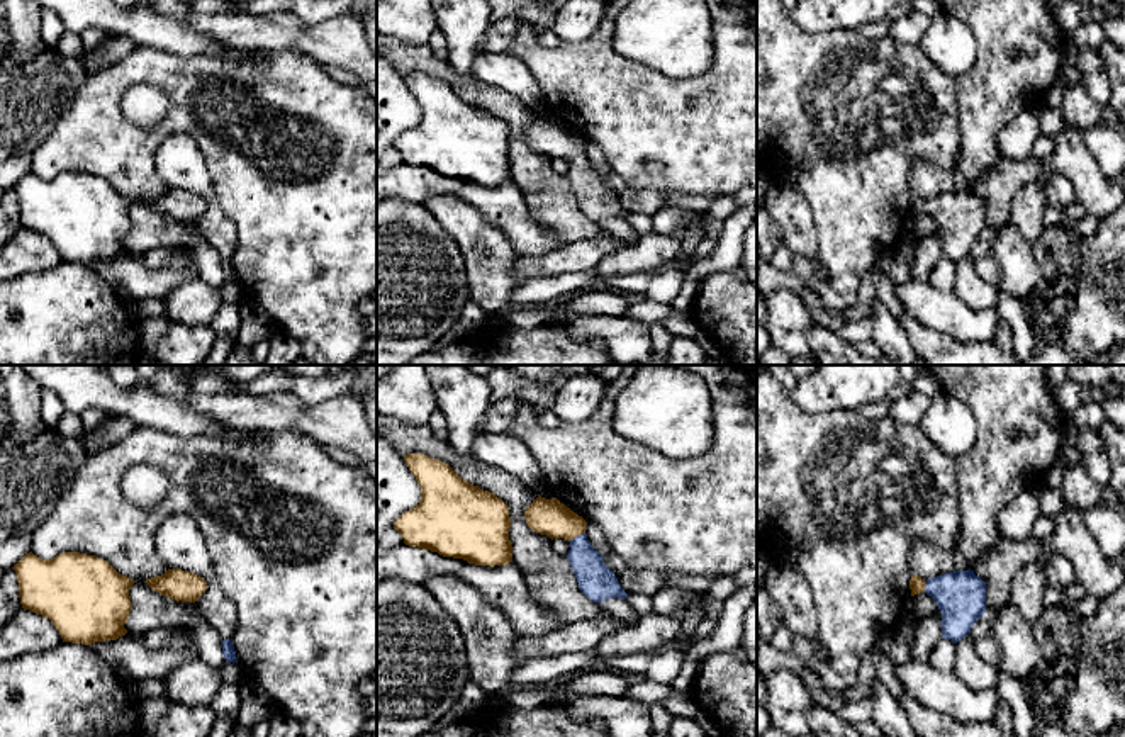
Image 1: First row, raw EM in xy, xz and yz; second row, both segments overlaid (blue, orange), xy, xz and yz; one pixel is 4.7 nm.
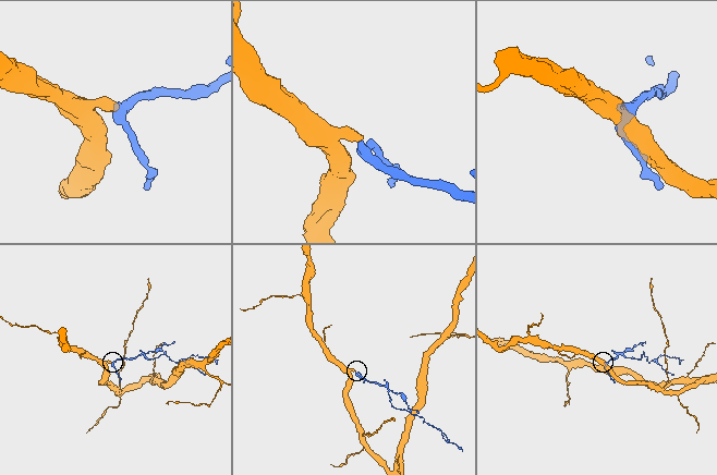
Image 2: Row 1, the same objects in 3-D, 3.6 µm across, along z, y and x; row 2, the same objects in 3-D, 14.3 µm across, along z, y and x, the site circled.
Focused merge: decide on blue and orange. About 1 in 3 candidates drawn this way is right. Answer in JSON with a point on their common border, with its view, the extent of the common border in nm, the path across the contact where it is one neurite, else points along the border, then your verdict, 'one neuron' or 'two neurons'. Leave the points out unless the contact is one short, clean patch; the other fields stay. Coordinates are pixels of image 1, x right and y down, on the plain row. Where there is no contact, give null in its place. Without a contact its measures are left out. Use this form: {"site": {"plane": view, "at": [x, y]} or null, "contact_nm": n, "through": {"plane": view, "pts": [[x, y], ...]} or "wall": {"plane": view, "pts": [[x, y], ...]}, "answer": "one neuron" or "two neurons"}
{"site": {"plane": "xz", "at": [576, 157]}, "contact_nm": 90, "through": {"plane": "xz", "pts": [[596, 199], [581, 175], [576, 157], [560, 141], [548, 136]]}, "answer": "one neuron"}

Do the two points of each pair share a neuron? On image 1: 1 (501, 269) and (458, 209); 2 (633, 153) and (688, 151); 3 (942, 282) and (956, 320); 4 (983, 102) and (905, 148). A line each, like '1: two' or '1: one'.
1: one
2: one
3: two
4: two

